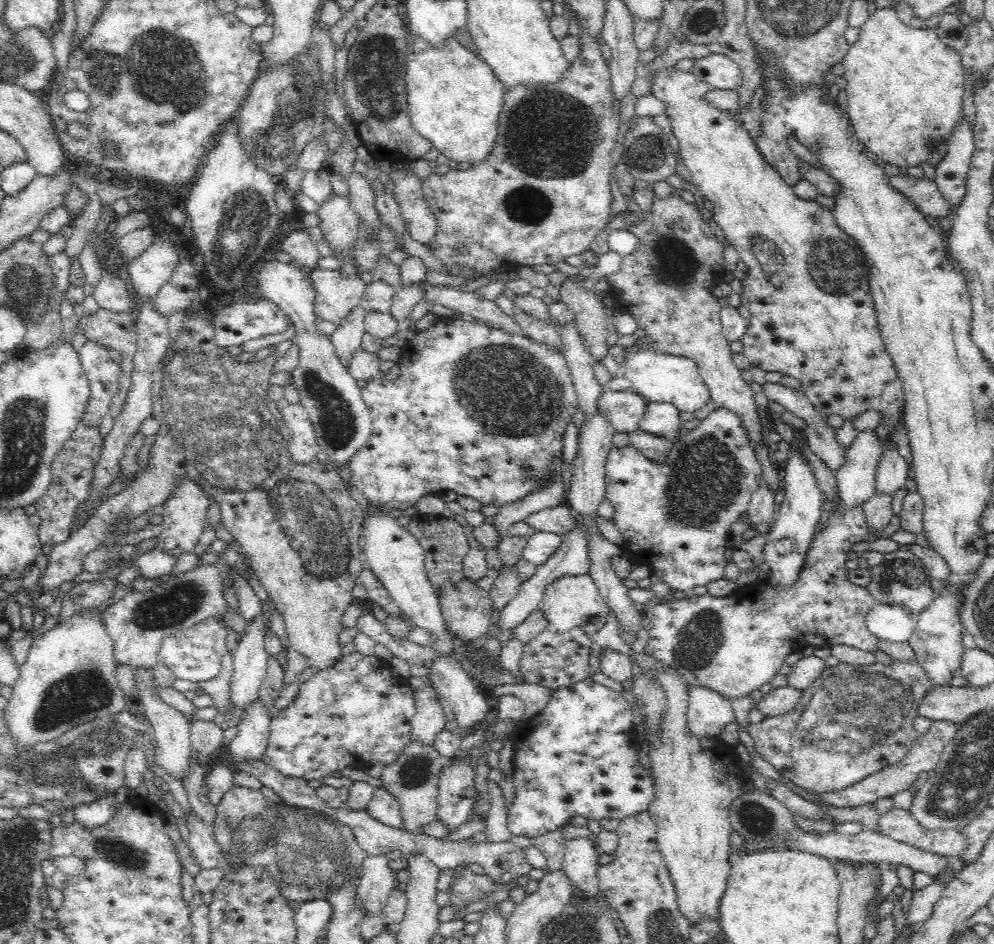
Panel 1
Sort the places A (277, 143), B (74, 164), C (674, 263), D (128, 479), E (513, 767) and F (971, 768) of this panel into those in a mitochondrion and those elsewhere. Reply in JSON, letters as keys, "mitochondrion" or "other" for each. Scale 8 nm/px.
{"A":"mitochondrion","B":"other","C":"mitochondrion","D":"other","E":"other","F":"mitochondrion"}

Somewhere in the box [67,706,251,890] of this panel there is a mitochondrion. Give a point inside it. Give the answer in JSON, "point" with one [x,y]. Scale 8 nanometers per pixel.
{"point":[126,856]}

